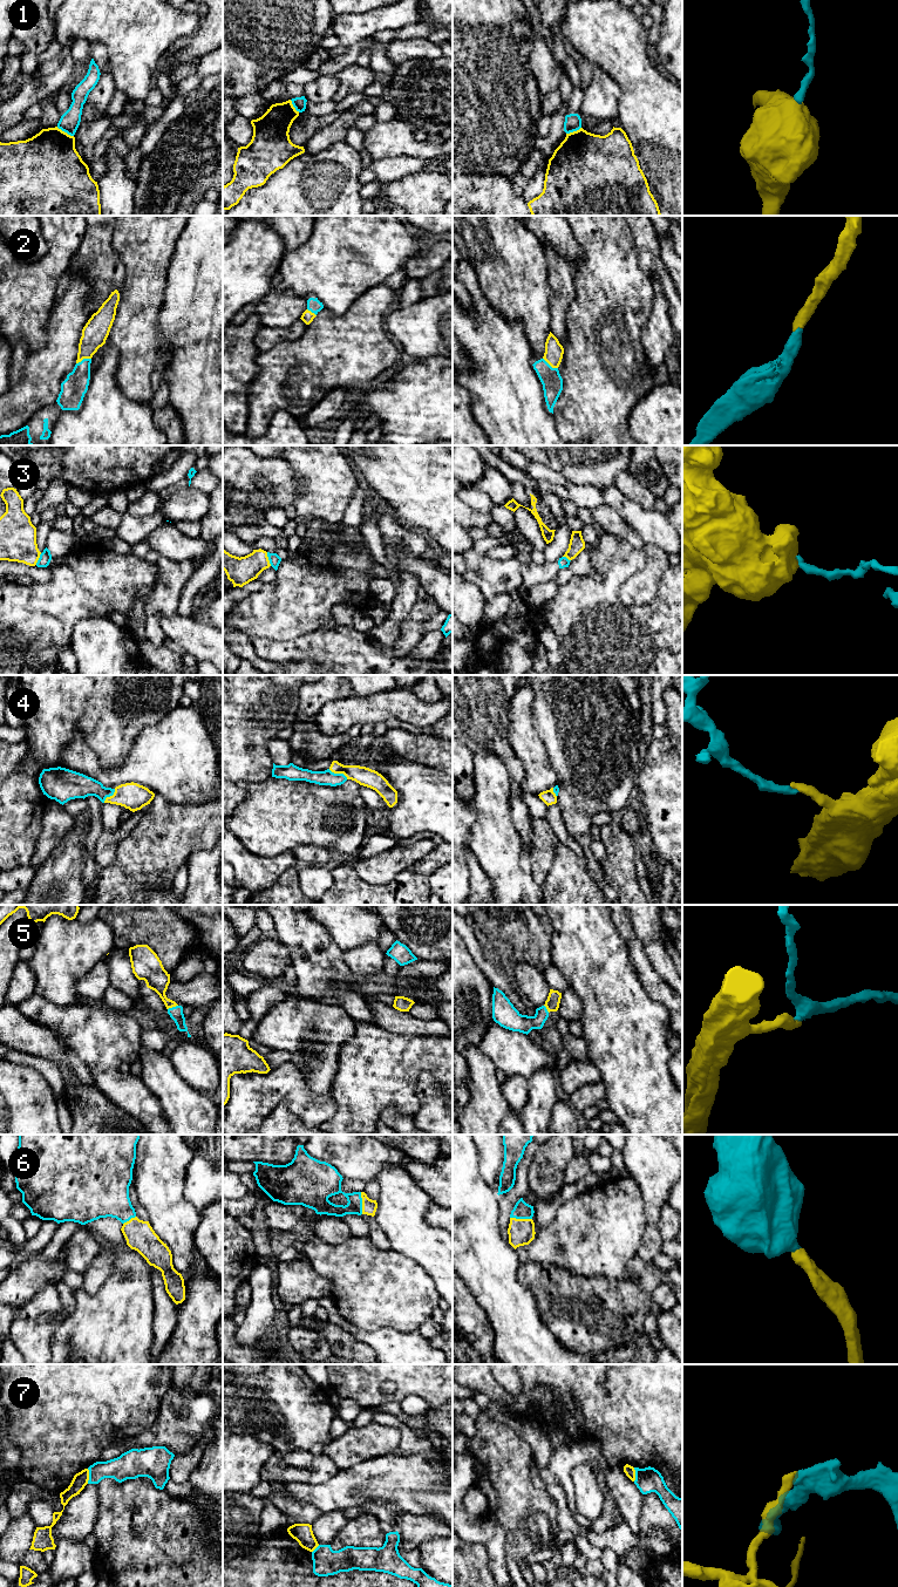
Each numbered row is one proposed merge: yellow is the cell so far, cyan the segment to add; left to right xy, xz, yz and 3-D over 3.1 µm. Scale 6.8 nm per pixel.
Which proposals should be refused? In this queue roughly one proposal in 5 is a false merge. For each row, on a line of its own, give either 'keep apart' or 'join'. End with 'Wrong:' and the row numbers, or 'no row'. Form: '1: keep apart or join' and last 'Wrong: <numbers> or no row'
1: keep apart
2: join
3: keep apart
4: join
5: join
6: join
7: keep apart
Wrong: 1, 3, 7

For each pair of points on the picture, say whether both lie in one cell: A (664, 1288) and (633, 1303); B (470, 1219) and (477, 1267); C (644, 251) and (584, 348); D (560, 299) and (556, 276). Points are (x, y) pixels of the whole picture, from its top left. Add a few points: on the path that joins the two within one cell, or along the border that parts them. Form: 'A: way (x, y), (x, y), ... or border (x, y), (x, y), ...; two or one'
A: border (662, 1281), (653, 1292), (653, 1306); two
B: way (470, 1231), (470, 1242), (477, 1255); one
C: border (631, 233), (637, 251), (638, 265), (650, 279); two
D: way (560, 293), (560, 281); one

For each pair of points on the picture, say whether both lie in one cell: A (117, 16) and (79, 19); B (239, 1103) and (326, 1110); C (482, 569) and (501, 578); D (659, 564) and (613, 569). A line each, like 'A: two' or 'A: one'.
A: one
B: one
C: one
D: two

